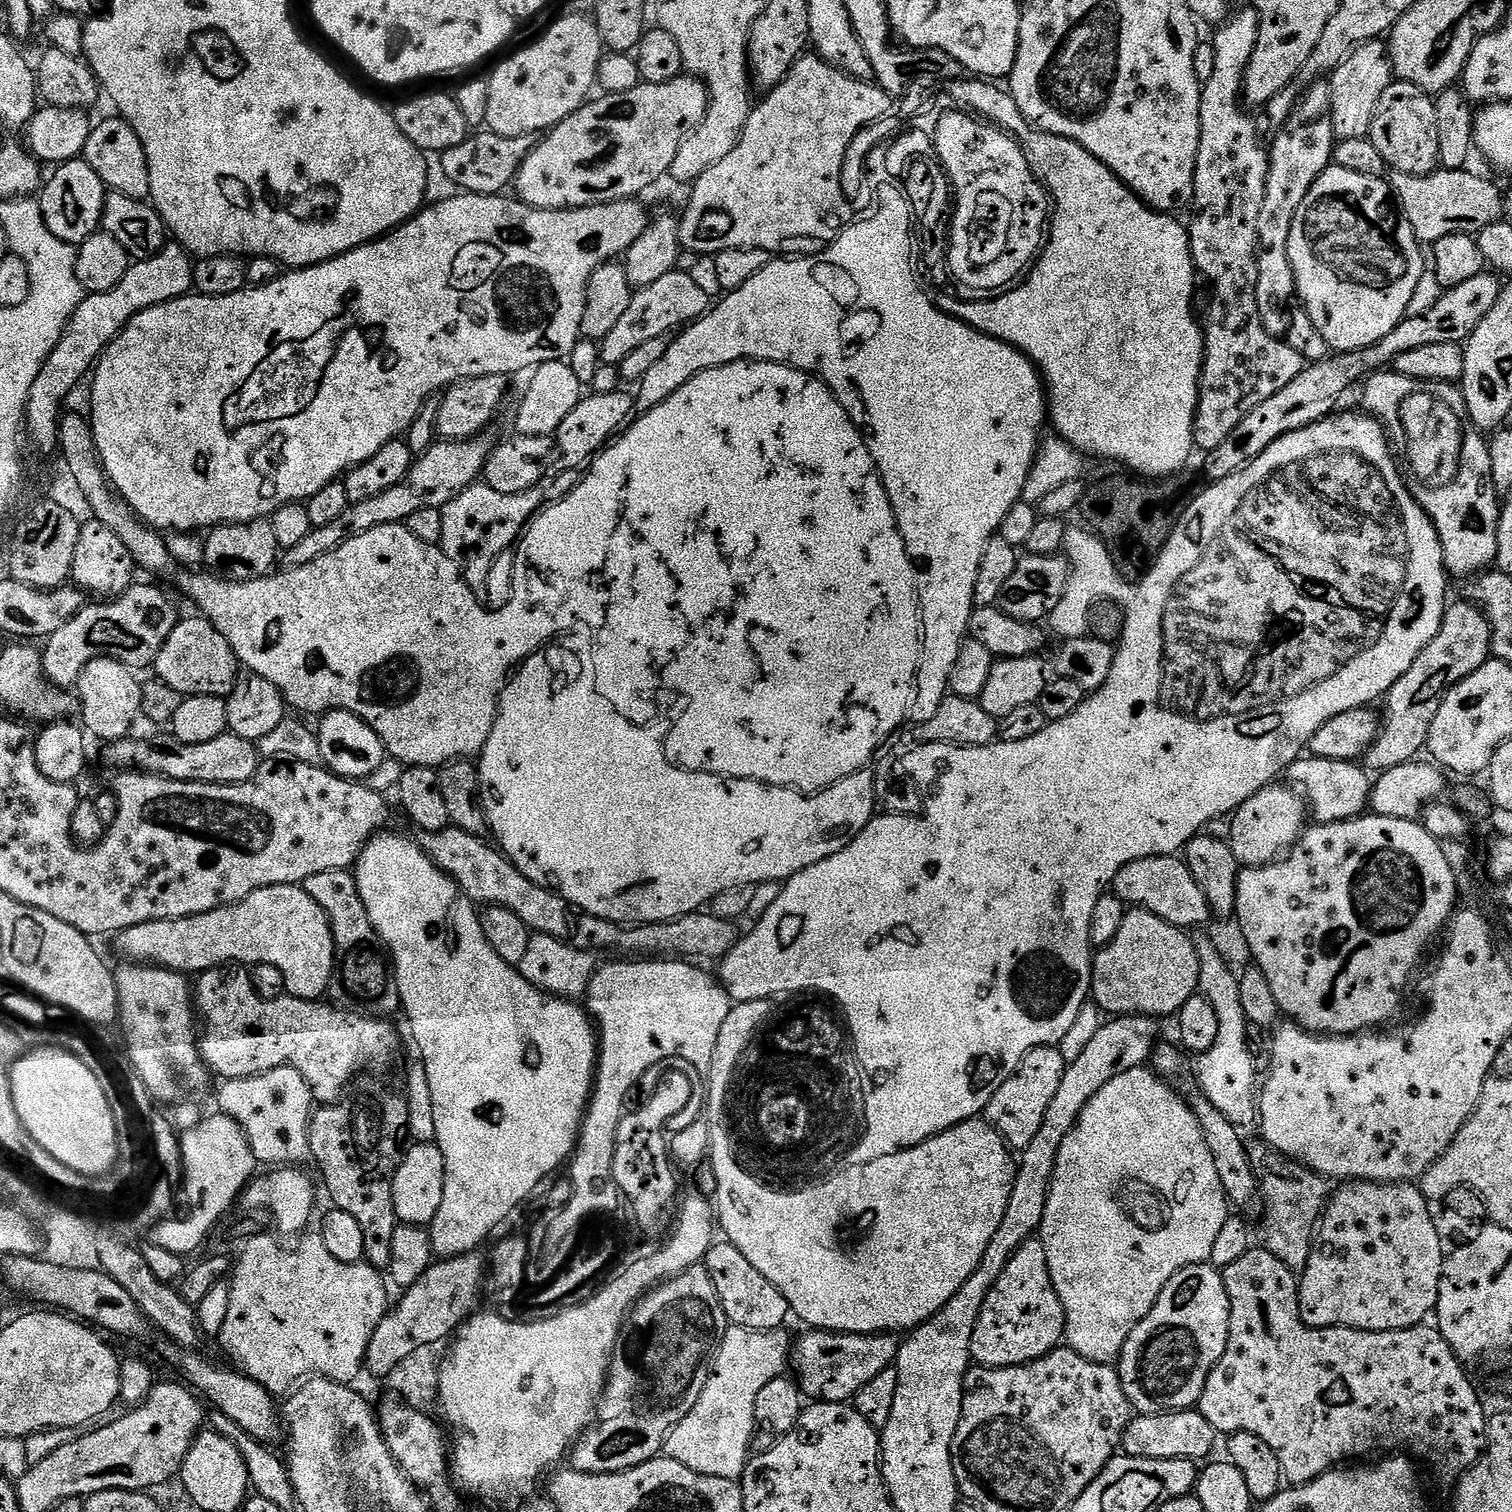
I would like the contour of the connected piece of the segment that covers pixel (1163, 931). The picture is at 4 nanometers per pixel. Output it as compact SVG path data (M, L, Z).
M1129 907L1114 942L1095 953L1091 999L1095 1007L1117 1016L1175 1017L1200 986L1196 940L1185 929L1170 926L1150 910Z

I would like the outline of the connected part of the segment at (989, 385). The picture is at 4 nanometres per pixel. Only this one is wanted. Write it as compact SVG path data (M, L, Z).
M884 186L879 189L878 195L884 199L884 208L879 208L877 212L868 214L868 224L859 224L854 226L849 223L845 227L844 231L840 233L840 237L836 239L832 244L827 245L823 252L817 252L815 254L809 254L807 256L798 256L795 258L772 258L769 259L768 265L762 270L758 270L758 274L754 274L754 278L750 278L750 282L746 282L746 286L738 286L731 292L731 294L725 295L723 299L719 301L720 305L713 307L711 310L704 313L699 320L694 324L688 325L673 339L670 350L666 350L666 355L657 362L657 364L646 373L646 381L654 382L655 380L676 380L675 382L683 382L694 378L699 372L705 372L711 368L717 368L718 366L726 366L727 364L733 364L739 360L765 360L771 364L788 364L791 368L797 368L803 372L811 372L815 375L817 380L824 381L829 388L832 389L833 394L838 398L838 402L846 410L846 414L854 422L854 426L862 434L864 439L864 445L870 450L870 454L874 458L876 468L880 472L880 481L884 484L886 494L890 498L890 506L894 510L894 518L896 519L896 525L898 530L902 534L904 539L904 545L908 551L908 556L912 560L912 563L916 565L916 598L918 601L918 607L920 610L920 618L922 621L922 643L920 645L920 664L916 667L916 683L914 685L914 695L912 697L912 703L910 705L910 716L913 721L923 722L934 718L934 714L938 710L938 706L948 692L948 683L950 682L950 670L954 670L954 662L958 659L958 650L962 650L964 641L968 636L968 623L972 617L972 610L974 607L974 582L978 582L978 566L982 566L982 553L986 550L986 542L990 542L990 538L997 535L1002 526L1002 518L1006 518L1006 514L1010 514L1010 506L1014 506L1025 495L1024 487L1030 484L1032 480L1032 463L1036 460L1036 452L1040 449L1040 442L1042 439L1042 433L1044 424L1046 428L1046 421L1049 419L1048 415L1048 397L1046 395L1046 385L1036 367L1023 352L1019 352L1017 348L1012 347L1010 344L1003 344L1002 341L994 339L993 336L987 336L981 332L975 332L968 324L964 324L958 318L954 318L950 314L946 314L941 308L936 307L933 297L927 296L926 293L920 289L920 284L916 281L916 272L912 269L912 248L914 252L914 235L910 232L910 226L914 222L914 213L908 208L908 203L904 204L906 194L902 190L890 190Z

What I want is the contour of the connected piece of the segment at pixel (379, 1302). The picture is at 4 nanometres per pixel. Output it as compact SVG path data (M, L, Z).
M257 1234L243 1241L244 1249L240 1257L235 1257L230 1273L230 1311L226 1314L226 1326L222 1326L218 1343L239 1371L273 1394L291 1393L297 1382L313 1377L351 1385L356 1382L352 1380L359 1378L360 1368L362 1372L365 1367L364 1355L370 1338L374 1338L374 1330L378 1330L382 1318L390 1311L390 1288L381 1269L373 1268L367 1262L338 1262L334 1254L326 1250L326 1242L322 1242L318 1234L305 1235L297 1248L283 1248L279 1244L281 1241L272 1236Z

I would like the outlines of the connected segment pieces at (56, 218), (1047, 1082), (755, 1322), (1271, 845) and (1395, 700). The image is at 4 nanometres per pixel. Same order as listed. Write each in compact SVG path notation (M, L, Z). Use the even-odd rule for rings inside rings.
M83 158L67 160L53 172L56 173L49 180L47 177L38 196L44 221L58 239L73 246L79 246L83 240L93 236L101 227L106 195L104 183Z
M1059 1047L1035 1048L1030 1050L1030 1054L1026 1054L1026 1058L1022 1058L1018 1070L1014 1070L1014 1074L1010 1074L1010 1078L1006 1078L1006 1082L1002 1082L998 1090L994 1090L994 1098L990 1098L982 1116L1004 1139L1009 1149L1023 1150L1030 1146L1030 1142L1034 1142L1038 1130L1042 1130L1042 1118L1046 1118L1050 1102L1054 1102L1054 1094L1058 1094L1058 1085L1061 1084L1068 1065L1069 1061L1060 1053Z
M727 1242L713 1243L702 1263L710 1274L710 1282L714 1282L714 1290L718 1290L718 1302L722 1302L729 1325L749 1328L752 1332L775 1332L790 1320L790 1309L782 1290L778 1290L770 1278L758 1274L738 1246Z
M1273 782L1258 790L1241 808L1232 813L1232 829L1227 840L1234 858L1246 868L1272 864L1292 851L1306 827L1306 801L1297 789Z
M1452 602L1445 607L1444 621L1438 634L1434 634L1434 642L1414 658L1414 666L1410 666L1410 670L1406 670L1406 674L1402 674L1383 697L1380 733L1362 758L1363 767L1373 773L1413 763L1419 757L1416 755L1425 751L1430 726L1434 726L1434 714L1438 714L1438 706L1442 706L1444 693L1487 664L1493 655L1492 631L1487 616L1475 604L1463 603Z

